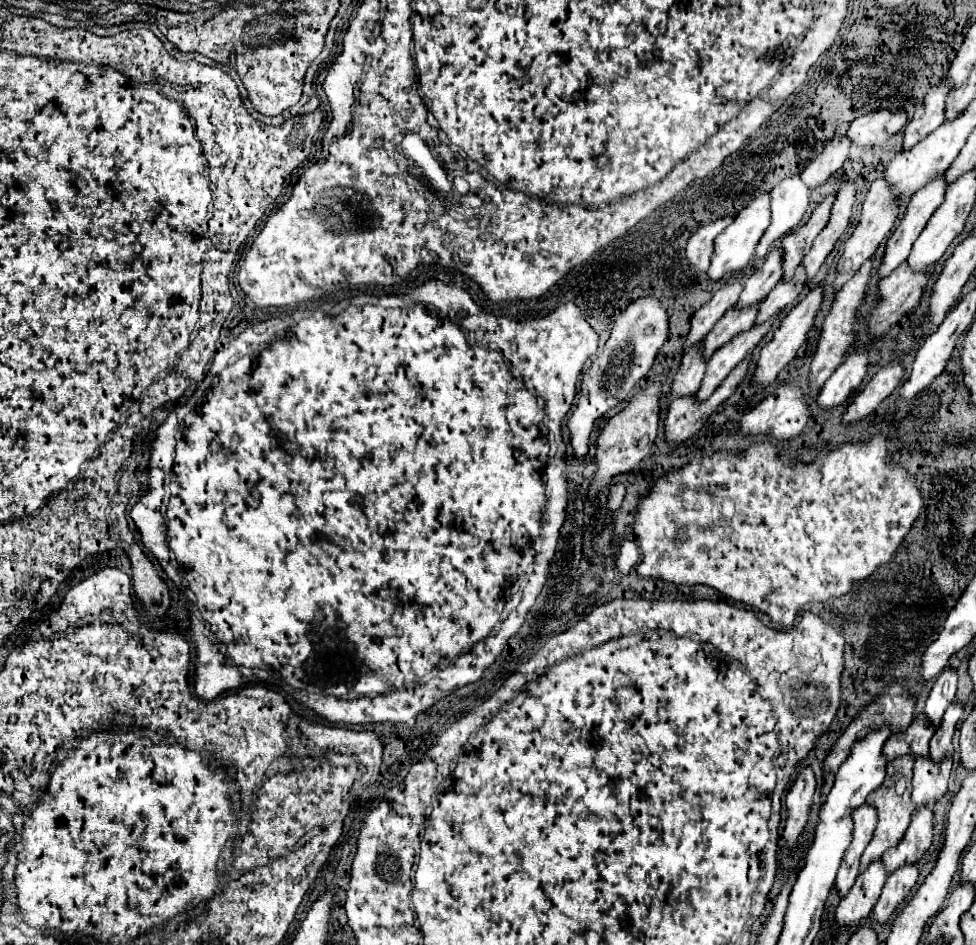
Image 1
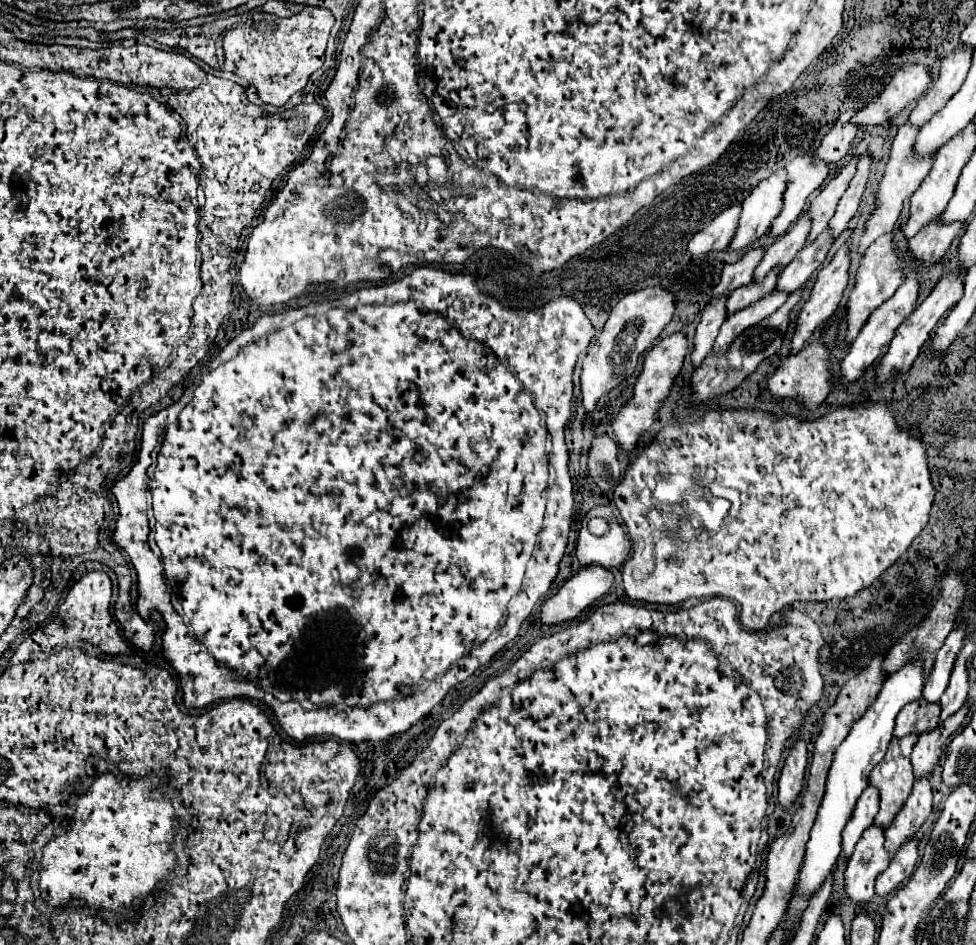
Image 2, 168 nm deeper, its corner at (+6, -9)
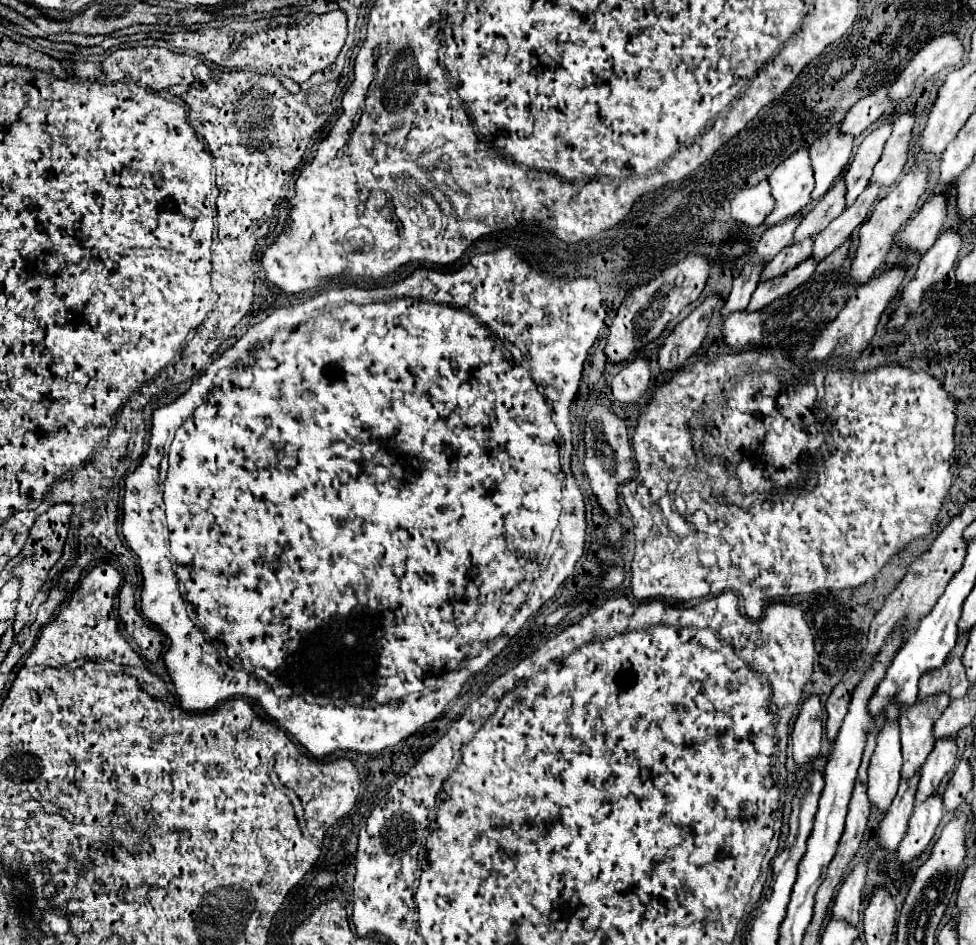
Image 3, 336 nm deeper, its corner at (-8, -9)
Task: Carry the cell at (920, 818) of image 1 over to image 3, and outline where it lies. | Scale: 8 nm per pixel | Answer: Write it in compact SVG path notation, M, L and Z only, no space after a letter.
M942 739L940 743L934 745L932 753L928 755L928 761L922 765L922 771L920 771L916 803L926 801L932 793L938 793L940 781L956 763L956 755L958 755L958 747L954 739Z

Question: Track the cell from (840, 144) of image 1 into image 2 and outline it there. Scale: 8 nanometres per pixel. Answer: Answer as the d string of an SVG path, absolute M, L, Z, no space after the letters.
M850 109L850 111L844 111L836 119L834 127L824 135L824 139L816 151L818 159L824 159L828 165L834 165L848 153L850 143L858 131L858 125L852 123L854 113L856 113L856 109Z

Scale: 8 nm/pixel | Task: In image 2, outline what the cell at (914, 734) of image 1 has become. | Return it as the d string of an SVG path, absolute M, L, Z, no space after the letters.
M916 699L904 705L896 717L894 737L904 737L910 733L922 735L926 729L934 729L940 721L940 703L928 703L924 699Z

